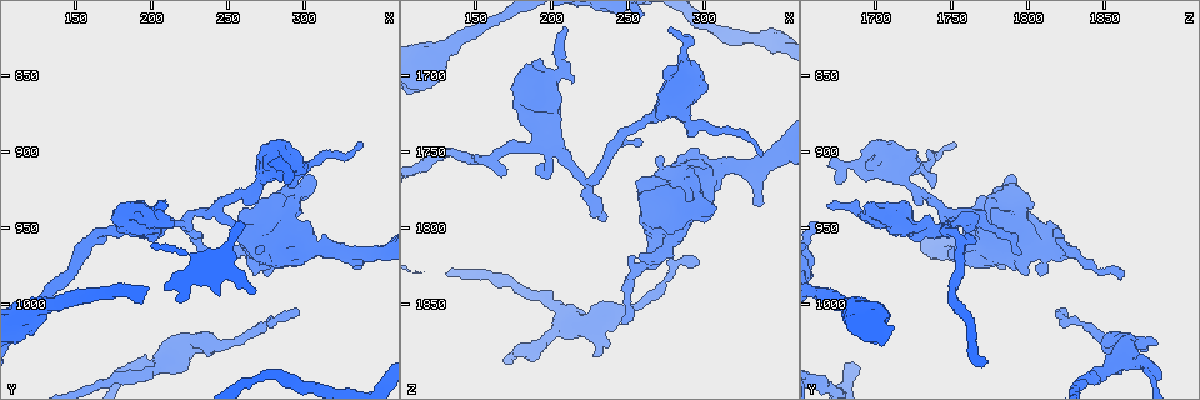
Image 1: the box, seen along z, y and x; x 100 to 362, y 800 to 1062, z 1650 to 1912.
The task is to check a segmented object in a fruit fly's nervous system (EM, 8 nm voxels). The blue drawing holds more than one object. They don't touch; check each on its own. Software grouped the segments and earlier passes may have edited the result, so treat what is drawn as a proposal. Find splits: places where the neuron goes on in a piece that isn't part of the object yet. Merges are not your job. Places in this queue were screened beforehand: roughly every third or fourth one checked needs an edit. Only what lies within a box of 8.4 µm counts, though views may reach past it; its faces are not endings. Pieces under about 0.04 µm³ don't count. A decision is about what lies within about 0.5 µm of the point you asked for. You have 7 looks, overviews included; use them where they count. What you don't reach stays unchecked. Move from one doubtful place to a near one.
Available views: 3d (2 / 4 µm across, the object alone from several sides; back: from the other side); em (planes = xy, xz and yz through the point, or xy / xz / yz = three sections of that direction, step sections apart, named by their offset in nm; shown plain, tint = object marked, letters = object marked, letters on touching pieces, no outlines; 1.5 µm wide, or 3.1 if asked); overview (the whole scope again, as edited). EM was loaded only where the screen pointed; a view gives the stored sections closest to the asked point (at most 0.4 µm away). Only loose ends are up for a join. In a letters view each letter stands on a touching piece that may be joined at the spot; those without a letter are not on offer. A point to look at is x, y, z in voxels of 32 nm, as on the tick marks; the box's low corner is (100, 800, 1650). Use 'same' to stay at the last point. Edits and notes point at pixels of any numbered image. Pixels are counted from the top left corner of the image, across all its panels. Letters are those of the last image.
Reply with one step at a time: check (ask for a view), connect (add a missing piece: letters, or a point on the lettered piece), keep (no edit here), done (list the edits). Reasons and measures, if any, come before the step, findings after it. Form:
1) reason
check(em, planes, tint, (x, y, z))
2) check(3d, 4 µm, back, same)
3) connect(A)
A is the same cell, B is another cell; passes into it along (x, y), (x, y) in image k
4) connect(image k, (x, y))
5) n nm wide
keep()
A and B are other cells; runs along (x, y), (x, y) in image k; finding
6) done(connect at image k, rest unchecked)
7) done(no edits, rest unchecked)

branch stops here
check(em, xz, step 8, letters, (210, 934, 1668))

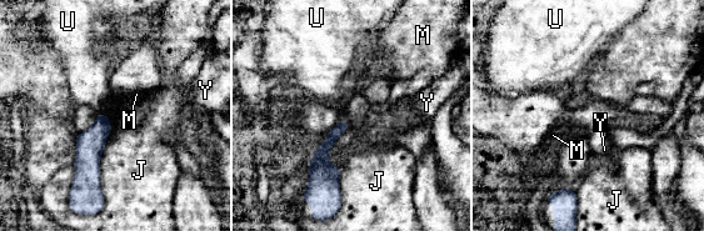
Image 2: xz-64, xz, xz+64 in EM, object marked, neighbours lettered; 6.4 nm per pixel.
keep()
J, M, U and Y are other cells; runs along (344, 122), (323, 150), (333, 184) in image 2; none of them fits

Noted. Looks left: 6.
an open end
check(em, planes, letters, (176, 944, 1718))

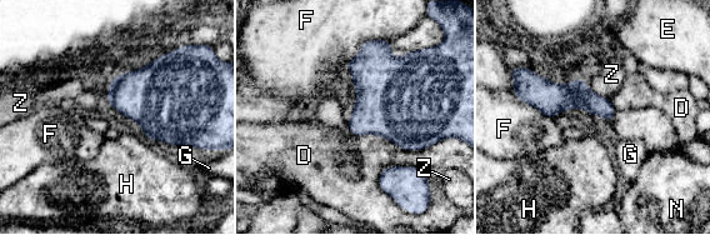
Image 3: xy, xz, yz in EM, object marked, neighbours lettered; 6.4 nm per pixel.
D touches over 550 nm
keep()
D, E, F, G, H, N and Z are other cells; border along (585, 81), (593, 91), (610, 100) in image 3; none of them fits

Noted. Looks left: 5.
tapers out
check(em, yz, step 8, tint, (236, 966, 1794))

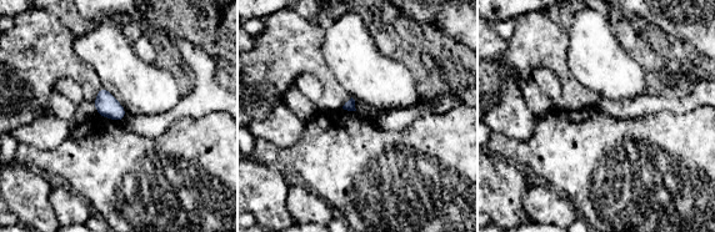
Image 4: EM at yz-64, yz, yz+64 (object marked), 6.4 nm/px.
cut it another way
check(em, planes, letters, same)

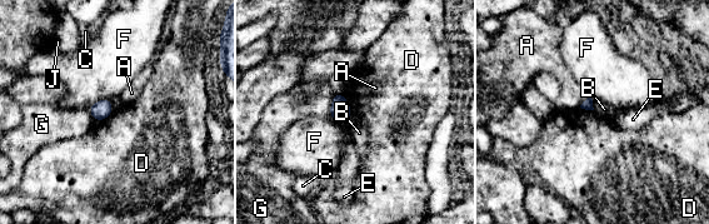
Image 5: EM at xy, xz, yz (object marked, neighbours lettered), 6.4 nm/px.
keep()
A, B, C, D, E, F, G and J are other cells; border along (341, 94), (351, 114) in image 5; no lettered piece goes on from it

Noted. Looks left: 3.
done(no edits, rest unchecked)

